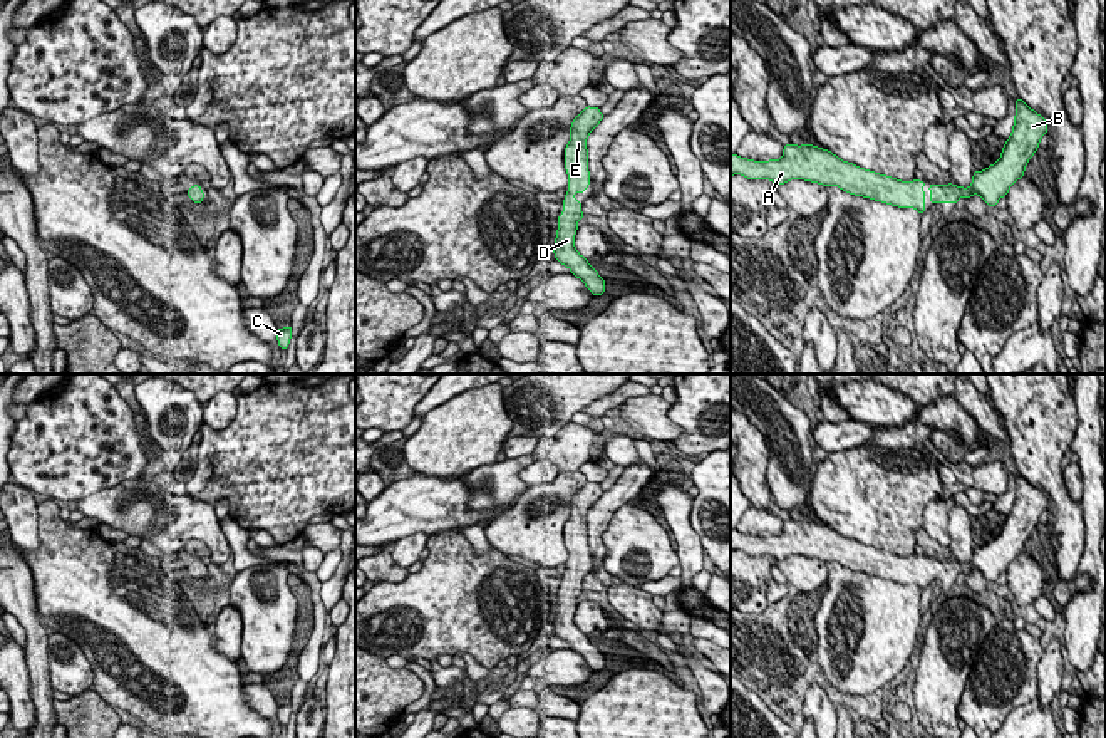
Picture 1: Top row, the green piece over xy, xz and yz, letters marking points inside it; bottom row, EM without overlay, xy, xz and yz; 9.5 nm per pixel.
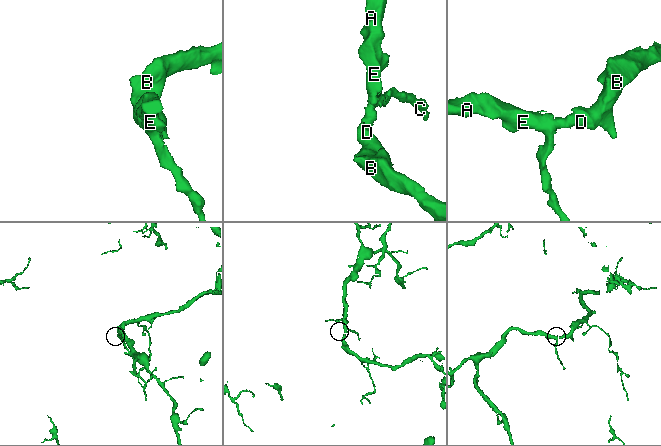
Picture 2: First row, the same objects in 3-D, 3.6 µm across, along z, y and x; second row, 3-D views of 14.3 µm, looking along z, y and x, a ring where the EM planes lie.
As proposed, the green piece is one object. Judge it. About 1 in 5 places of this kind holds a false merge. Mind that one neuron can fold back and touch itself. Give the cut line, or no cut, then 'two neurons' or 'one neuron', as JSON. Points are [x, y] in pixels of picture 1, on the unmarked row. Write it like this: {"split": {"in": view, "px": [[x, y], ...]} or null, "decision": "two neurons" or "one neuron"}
{"split": null, "decision": "one neuron"}

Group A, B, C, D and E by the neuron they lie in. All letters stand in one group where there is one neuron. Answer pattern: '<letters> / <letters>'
A B C D E

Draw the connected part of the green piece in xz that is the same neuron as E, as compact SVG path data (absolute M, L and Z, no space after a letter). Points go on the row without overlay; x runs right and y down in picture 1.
M587 481L571 498L570 518L565 523L565 545L568 548L568 569L565 570L563 589L558 592L558 607L553 621L555 636L563 639L578 652L592 671L605 668L605 656L590 642L588 636L575 624L576 599L583 594L581 579L573 569L585 569L588 564L588 527L587 513L603 495L598 483Z

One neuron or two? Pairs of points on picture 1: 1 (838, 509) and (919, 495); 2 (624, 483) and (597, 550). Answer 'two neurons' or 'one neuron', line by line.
1: one neuron
2: one neuron

